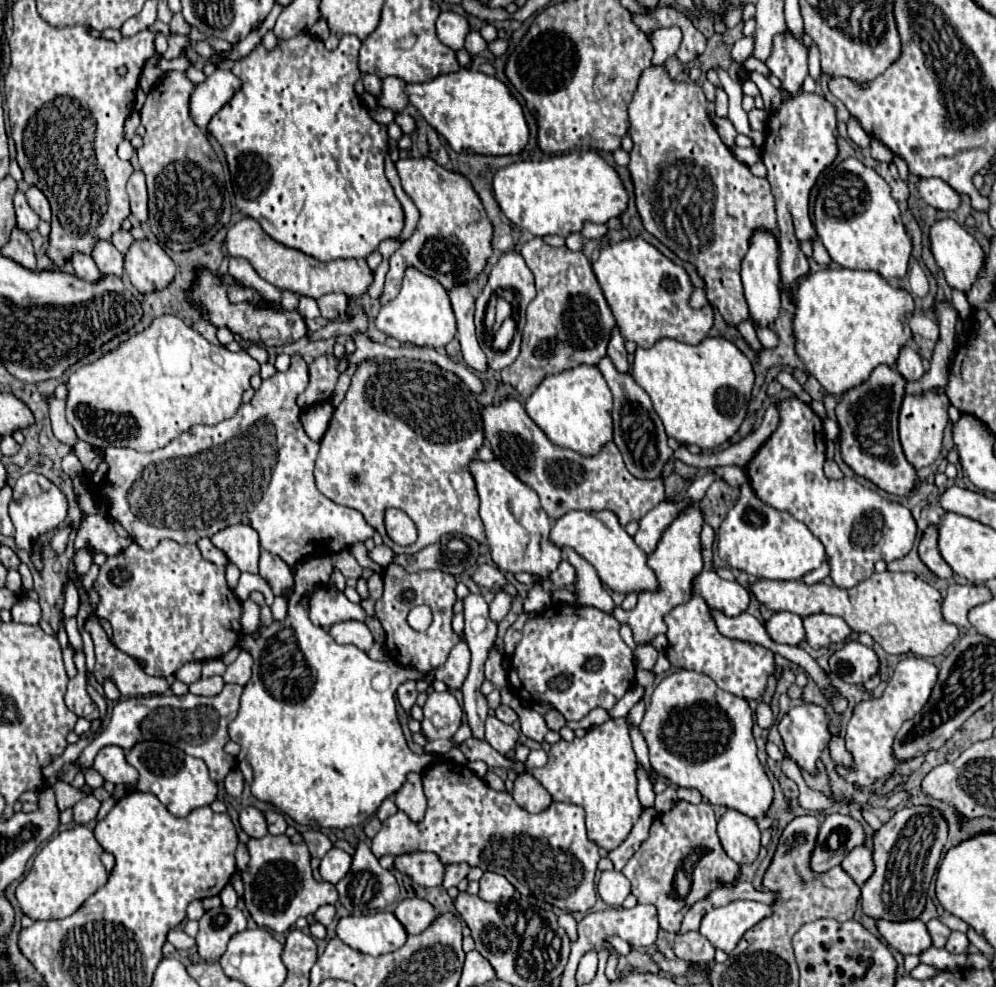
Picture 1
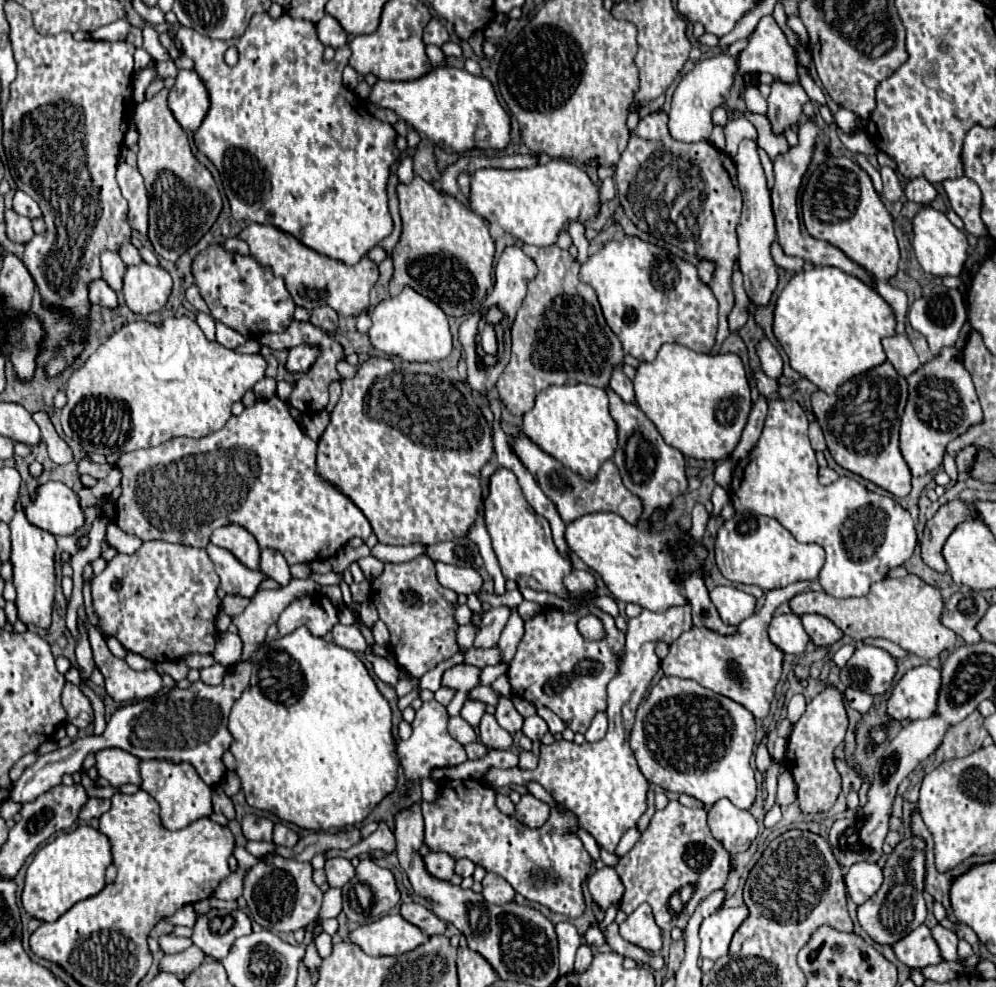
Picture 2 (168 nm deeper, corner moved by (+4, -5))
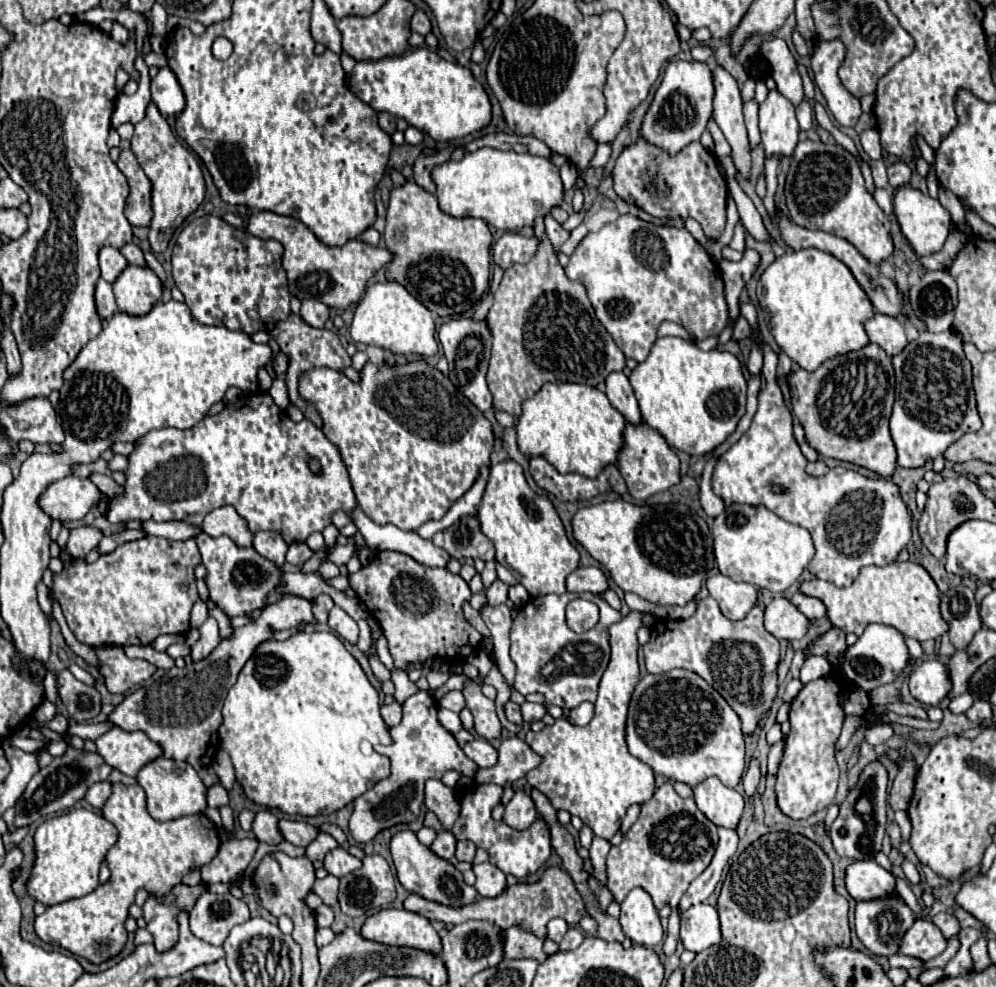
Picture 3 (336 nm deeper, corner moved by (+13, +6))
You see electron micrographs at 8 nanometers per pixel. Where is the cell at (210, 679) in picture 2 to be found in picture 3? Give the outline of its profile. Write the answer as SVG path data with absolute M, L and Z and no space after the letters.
M208 617L202 625L200 625L200 639L196 641L196 645L192 647L192 661L202 661L206 659L214 649L216 645L220 643L220 637L218 637L218 625L216 625L216 619L214 617Z

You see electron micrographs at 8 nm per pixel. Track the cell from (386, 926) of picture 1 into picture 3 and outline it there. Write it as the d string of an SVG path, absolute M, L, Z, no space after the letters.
M382 909L370 915L362 929L364 939L384 943L384 945L398 945L398 947L414 947L424 949L430 953L440 953L440 937L432 923L406 909Z

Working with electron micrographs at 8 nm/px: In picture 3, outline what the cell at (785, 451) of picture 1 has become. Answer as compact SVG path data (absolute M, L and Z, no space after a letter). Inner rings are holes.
M744 303L740 305L740 315L752 327L750 341L758 343L764 355L762 377L766 379L766 387L758 393L758 411L750 429L720 455L712 475L712 489L726 505L764 505L784 521L808 529L816 547L808 571L836 587L848 587L854 583L862 567L884 567L896 561L898 553L910 541L912 517L892 479L866 479L846 467L834 467L824 477L810 477L804 471L806 457L794 439L792 413L788 411L776 381L778 355L756 335L756 307ZM772 485L778 485L782 491L774 491Z

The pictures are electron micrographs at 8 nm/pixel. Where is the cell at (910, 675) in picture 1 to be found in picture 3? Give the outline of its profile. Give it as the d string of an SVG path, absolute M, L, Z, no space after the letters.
M938 659L922 661L908 679L910 693L924 705L940 705L950 691L950 677L946 677L946 665Z

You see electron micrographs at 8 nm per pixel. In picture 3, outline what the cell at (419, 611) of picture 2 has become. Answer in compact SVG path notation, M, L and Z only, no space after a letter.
M382 551L370 565L348 575L348 581L380 623L394 665L404 671L408 661L424 661L428 657L448 663L466 661L470 653L482 647L482 635L462 615L462 603L472 597L468 583L448 569L430 569L404 553Z

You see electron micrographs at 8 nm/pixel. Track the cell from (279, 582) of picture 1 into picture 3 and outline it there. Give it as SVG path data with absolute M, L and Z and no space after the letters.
M258 531L254 535L254 549L270 559L276 567L284 567L284 557L286 557L286 551L288 551L288 543L282 539L280 533L274 533L274 531Z

